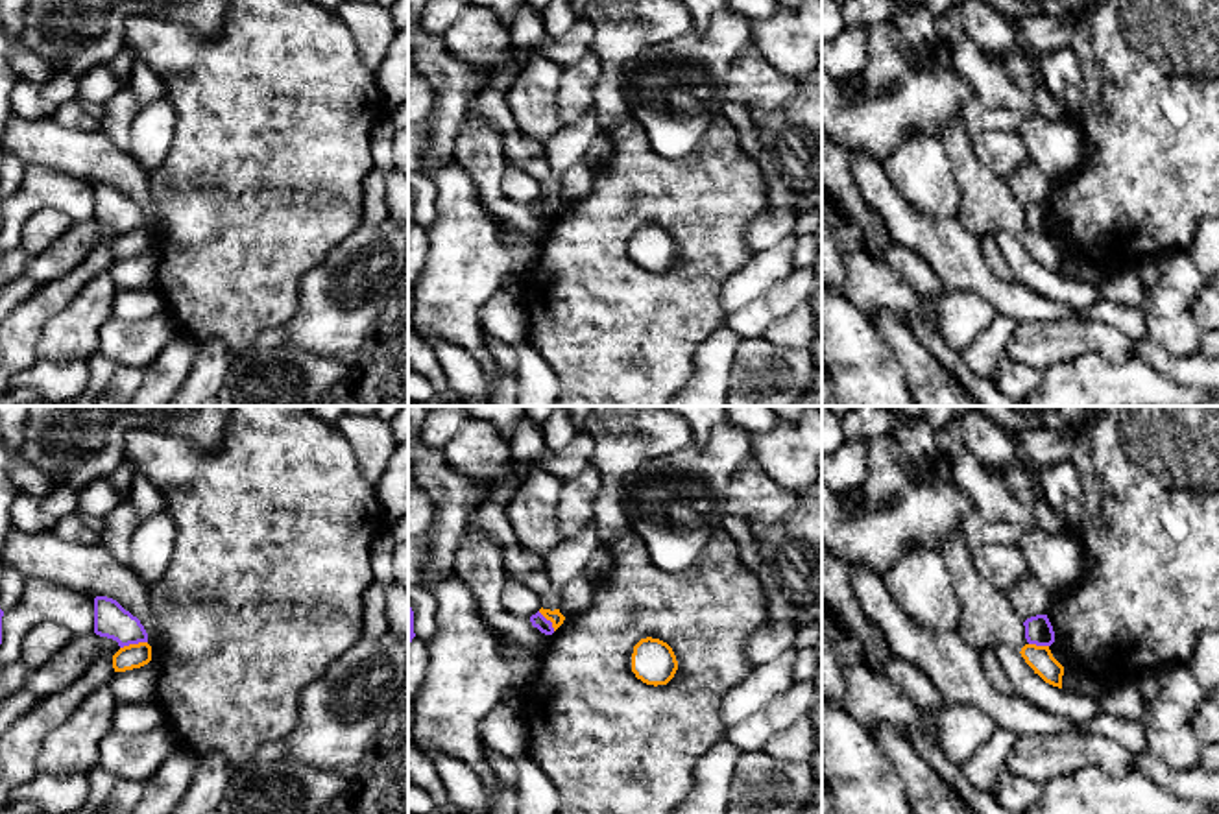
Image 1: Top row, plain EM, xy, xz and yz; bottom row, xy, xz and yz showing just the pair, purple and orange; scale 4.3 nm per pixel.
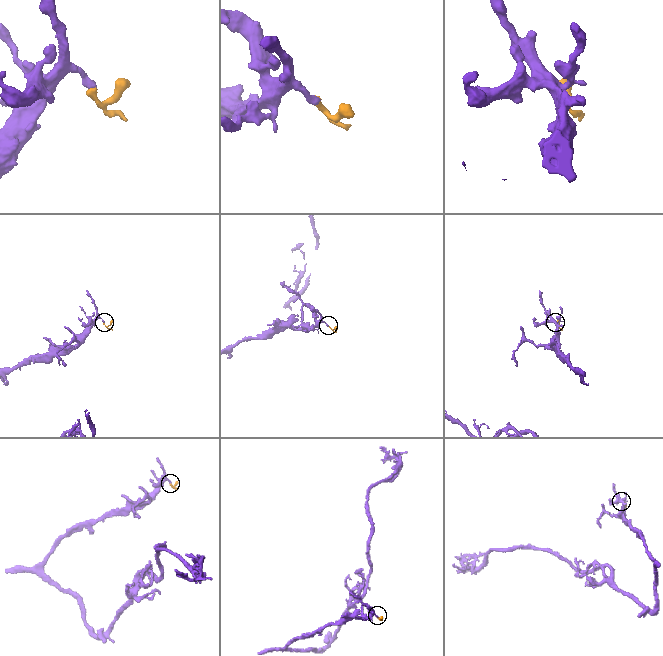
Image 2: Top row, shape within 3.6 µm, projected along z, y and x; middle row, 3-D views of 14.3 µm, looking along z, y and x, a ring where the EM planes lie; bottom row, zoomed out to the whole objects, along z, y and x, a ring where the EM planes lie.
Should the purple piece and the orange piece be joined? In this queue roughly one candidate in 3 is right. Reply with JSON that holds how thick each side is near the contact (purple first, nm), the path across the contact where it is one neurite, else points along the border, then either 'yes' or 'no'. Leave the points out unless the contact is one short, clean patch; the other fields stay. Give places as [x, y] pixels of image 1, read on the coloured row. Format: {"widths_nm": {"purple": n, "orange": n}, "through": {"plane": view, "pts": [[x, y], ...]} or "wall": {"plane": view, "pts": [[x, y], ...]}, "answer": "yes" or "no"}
{"widths_nm": {"purple": 150, "orange": 110}, "wall": {"plane": "xy", "pts": [[146, 641], [120, 648]]}, "answer": "no"}

